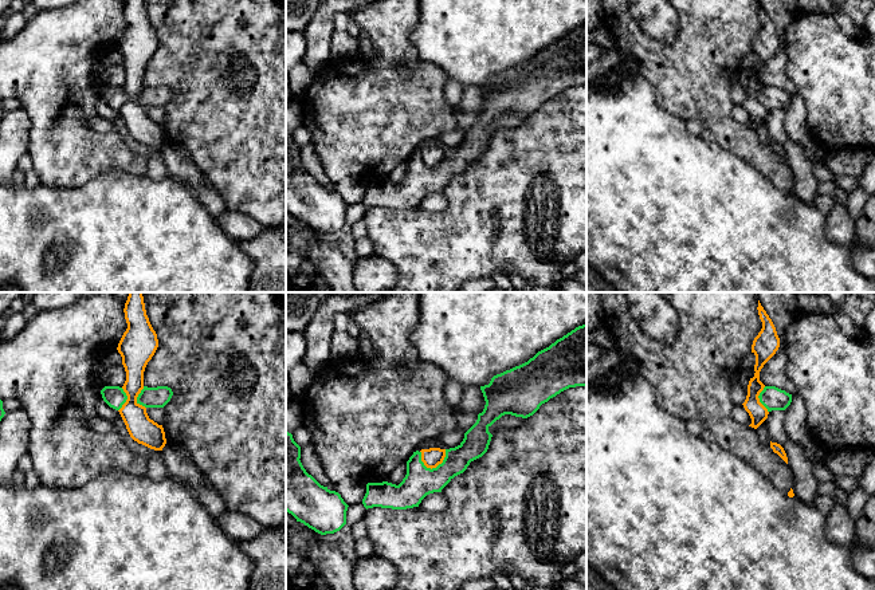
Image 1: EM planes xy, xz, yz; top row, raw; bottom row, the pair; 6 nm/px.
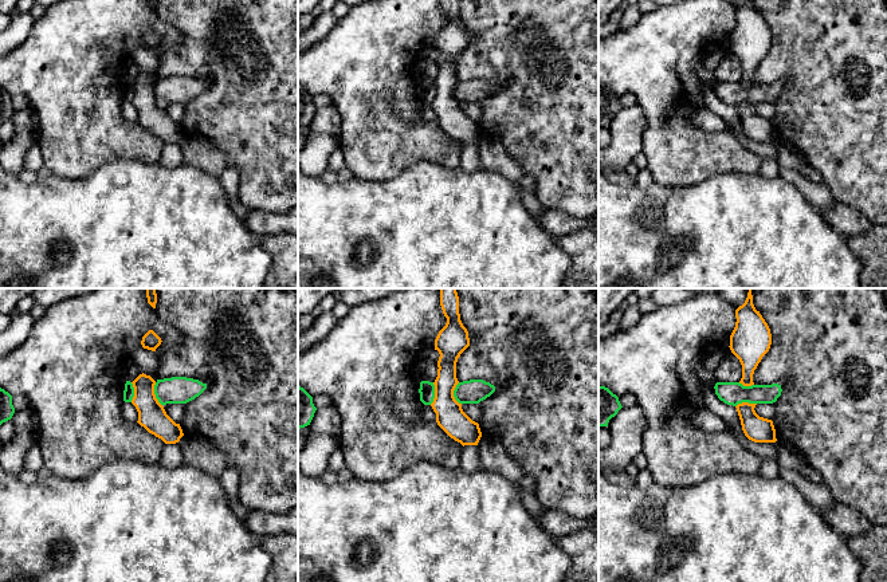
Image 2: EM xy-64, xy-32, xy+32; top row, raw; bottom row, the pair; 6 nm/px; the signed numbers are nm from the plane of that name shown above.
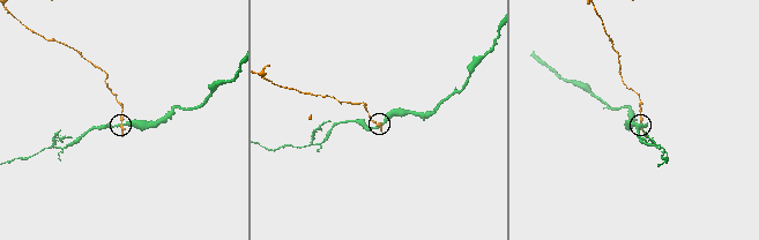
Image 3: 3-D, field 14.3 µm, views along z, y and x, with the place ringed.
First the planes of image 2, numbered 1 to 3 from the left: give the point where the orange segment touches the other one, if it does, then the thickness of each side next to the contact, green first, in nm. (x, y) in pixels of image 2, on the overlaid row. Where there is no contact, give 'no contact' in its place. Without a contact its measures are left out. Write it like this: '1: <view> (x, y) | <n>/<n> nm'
1: xy-64 (154, 393) | 160/170 nm
2: xy-32 (454, 393) | 140/170 nm
3: xy+32 (745, 401) | 140/160 nm

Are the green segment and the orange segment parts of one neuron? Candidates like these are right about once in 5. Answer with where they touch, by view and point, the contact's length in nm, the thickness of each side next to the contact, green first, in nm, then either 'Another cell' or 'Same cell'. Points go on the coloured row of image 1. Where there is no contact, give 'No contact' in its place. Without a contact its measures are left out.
Touches green at xz (438, 465). Shared border 170 nm. Thickness 190 nm (green) against 120 nm. Another cell

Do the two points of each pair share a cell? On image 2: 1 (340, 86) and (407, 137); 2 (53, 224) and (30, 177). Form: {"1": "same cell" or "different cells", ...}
{"1": "same cell", "2": "different cells"}

